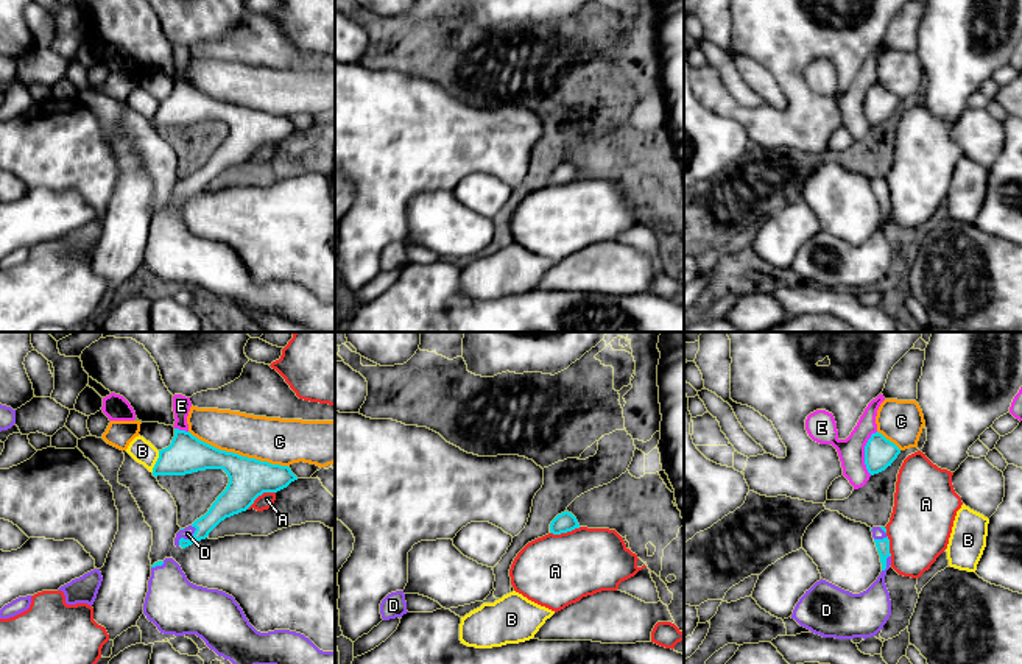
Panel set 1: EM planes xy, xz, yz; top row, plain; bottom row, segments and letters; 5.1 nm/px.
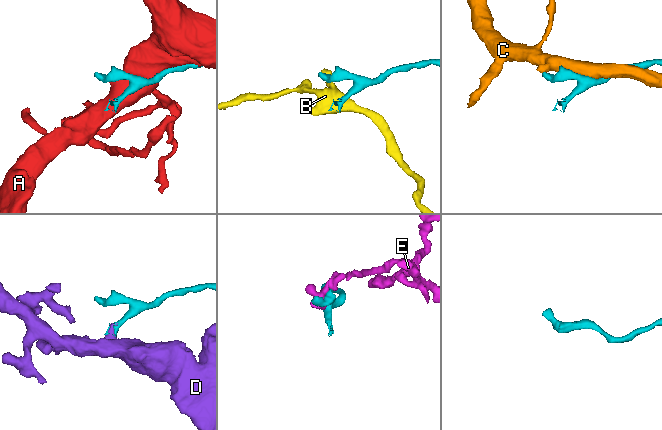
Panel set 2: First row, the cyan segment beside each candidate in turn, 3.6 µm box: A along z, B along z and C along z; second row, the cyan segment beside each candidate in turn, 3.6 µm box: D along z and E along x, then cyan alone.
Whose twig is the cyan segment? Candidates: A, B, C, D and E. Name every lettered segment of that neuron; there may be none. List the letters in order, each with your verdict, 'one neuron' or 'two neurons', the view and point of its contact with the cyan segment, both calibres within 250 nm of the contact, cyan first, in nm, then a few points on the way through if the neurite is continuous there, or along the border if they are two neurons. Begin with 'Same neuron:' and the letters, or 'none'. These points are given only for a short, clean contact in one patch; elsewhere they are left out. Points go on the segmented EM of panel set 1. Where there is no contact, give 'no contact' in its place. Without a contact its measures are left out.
Same neuron: D
A: two neurons; meets cyan in xy at (260, 494); 200 nm thick on the cyan side, 80 nm on the other
B: two neurons; meets cyan in xy at (156, 462); 200 nm thick on the cyan side, 120 nm on the other; border along xy (159, 451), (151, 471)
C: two neurons; meets cyan in xy at (237, 454); 200 nm thick on the cyan side, 240 nm on the other
D: one neuron; meets cyan in xy at (189, 540); 110 nm thick on the cyan side, 60 nm on the other; runs through xy (223, 507), (189, 540), (187, 533)
E: two neurons; meets cyan in yz at (865, 452); 160 nm thick on the cyan side, 140 nm on the other

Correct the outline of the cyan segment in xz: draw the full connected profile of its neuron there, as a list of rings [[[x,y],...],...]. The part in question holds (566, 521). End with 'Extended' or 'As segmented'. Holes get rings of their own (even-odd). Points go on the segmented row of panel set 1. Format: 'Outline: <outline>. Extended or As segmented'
Outline: [[[569,511],[558,514],[550,524],[550,533],[553,535],[567,533],[575,528],[580,528],[580,524],[576,517]]]. As segmented

